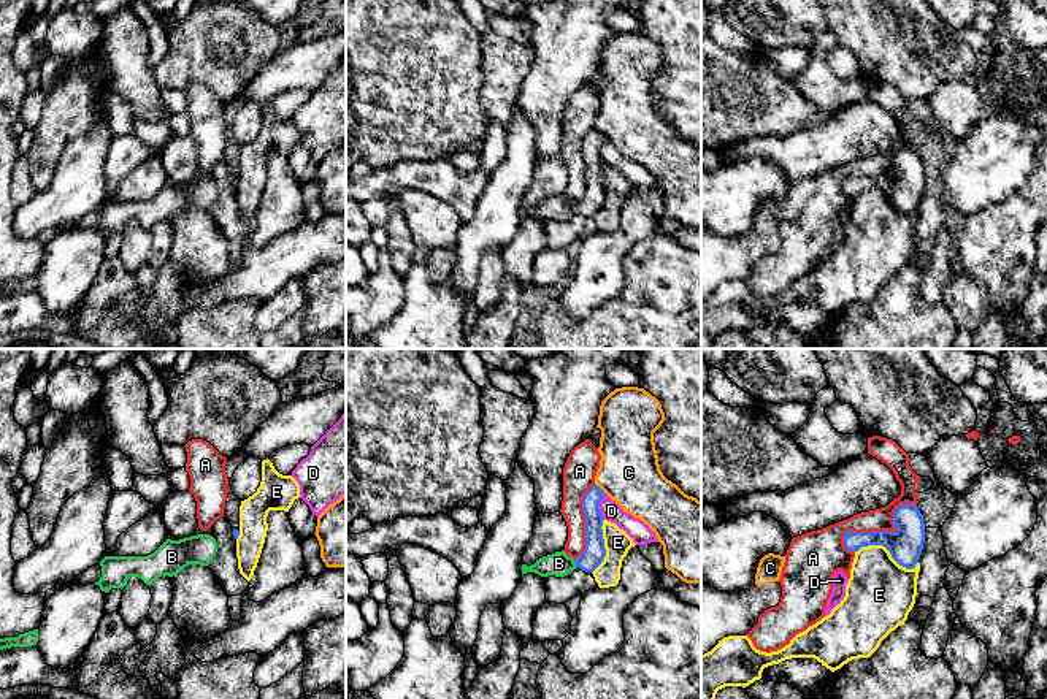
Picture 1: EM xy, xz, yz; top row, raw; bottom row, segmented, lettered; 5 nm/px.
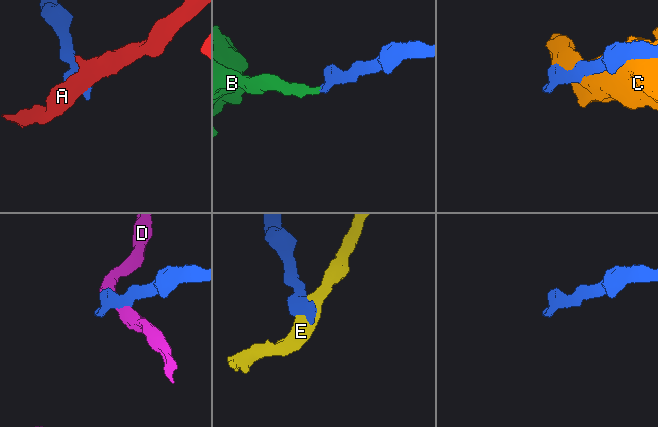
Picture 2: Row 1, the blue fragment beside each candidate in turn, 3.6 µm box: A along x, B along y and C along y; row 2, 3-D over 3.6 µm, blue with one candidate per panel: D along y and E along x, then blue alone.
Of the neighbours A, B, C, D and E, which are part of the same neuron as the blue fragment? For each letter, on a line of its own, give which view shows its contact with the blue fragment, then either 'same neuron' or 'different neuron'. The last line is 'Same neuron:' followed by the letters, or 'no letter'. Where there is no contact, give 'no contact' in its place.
A: yz | different neuron
B: xz | same neuron
C: xz | different neuron
D: xz | different neuron
E: xz | different neuron
Same neuron: B

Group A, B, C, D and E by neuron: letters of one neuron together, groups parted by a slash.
A / B / C / D / E

